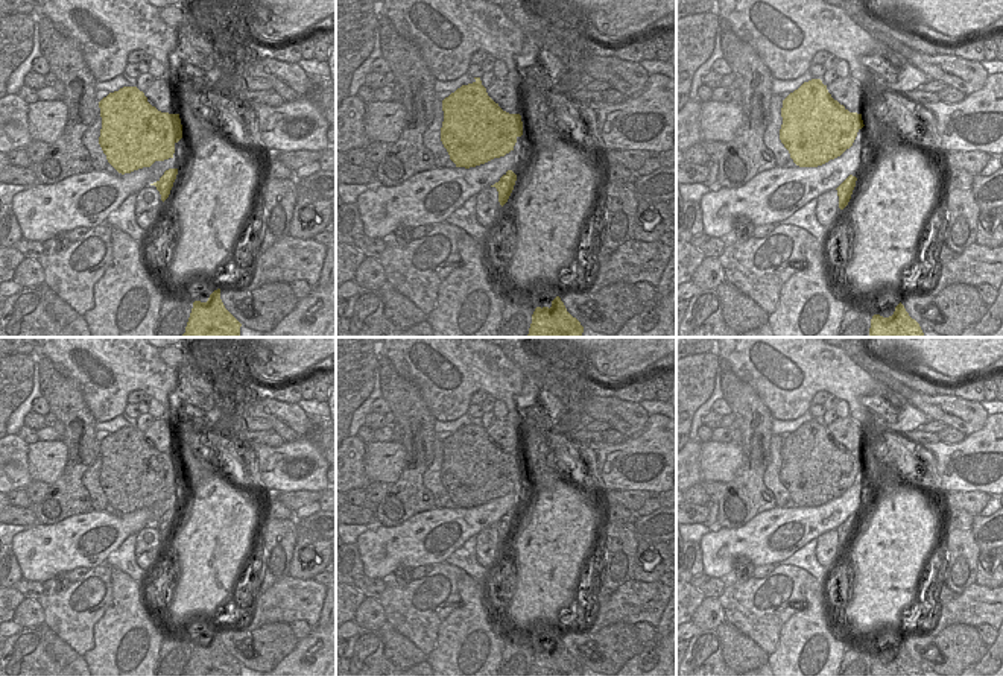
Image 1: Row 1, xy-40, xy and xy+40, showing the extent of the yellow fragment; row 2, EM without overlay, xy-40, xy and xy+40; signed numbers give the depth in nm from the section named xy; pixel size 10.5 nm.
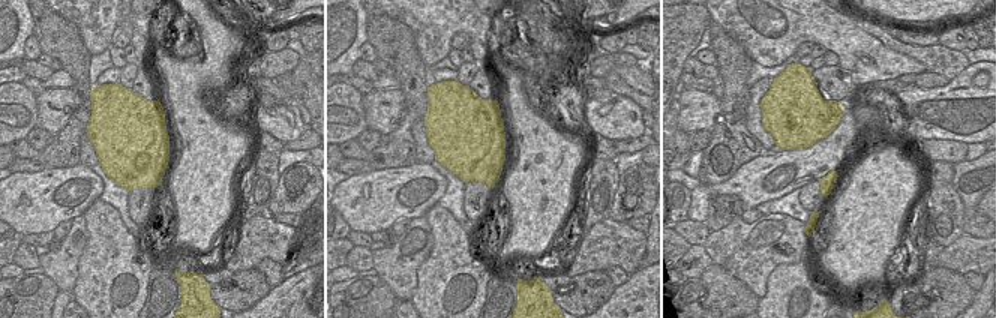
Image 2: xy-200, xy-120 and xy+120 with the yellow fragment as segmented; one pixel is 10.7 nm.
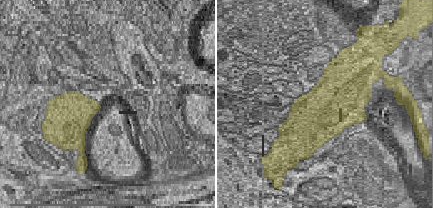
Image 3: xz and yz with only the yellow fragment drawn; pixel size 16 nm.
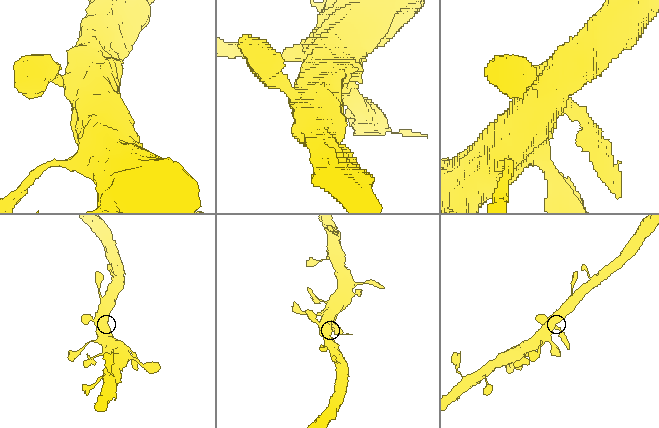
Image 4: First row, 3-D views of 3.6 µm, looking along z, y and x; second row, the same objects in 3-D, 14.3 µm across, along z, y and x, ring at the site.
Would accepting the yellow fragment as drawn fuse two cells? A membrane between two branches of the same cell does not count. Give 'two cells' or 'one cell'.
one cell

